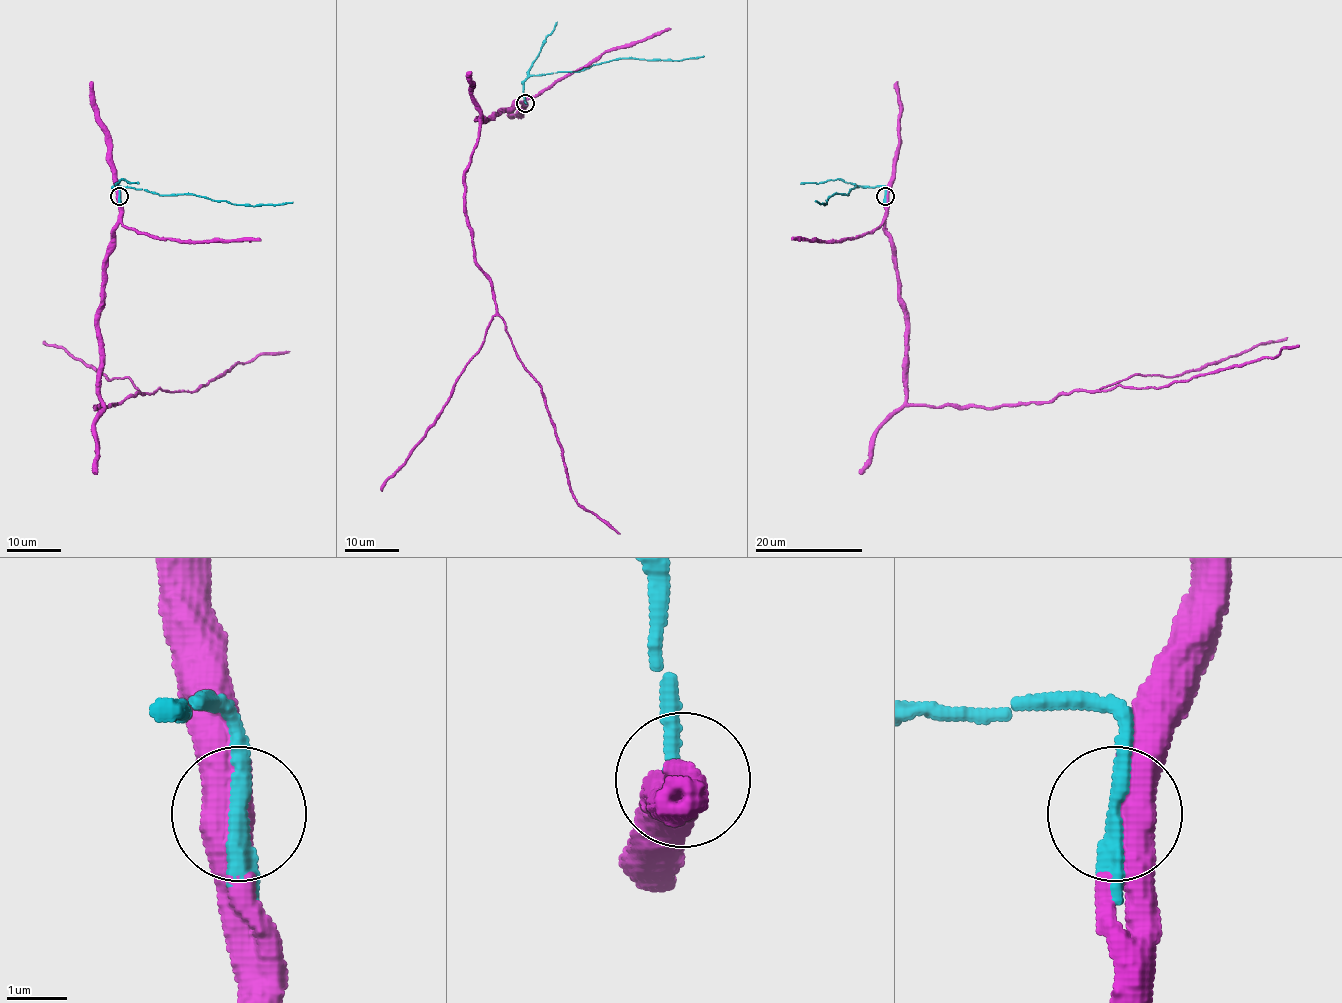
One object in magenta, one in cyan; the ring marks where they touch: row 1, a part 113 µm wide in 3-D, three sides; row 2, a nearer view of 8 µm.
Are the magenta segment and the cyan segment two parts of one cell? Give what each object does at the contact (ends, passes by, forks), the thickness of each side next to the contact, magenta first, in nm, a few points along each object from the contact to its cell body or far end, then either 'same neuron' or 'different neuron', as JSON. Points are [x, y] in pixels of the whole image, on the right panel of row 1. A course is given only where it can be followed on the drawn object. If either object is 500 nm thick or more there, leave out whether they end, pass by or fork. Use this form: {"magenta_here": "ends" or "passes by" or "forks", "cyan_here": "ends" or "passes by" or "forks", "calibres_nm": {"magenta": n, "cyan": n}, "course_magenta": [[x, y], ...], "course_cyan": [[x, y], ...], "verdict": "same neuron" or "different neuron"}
{"calibres_nm": {"magenta": 550, "cyan": 260}, "course_magenta": [[885, 196], [905, 317], [909, 404], [999, 408], [1048, 403], [1074, 390], [1161, 387], [1298, 344]], "course_cyan": [[885, 196], [884, 186], [864, 186], [850, 189], [849, 194], [835, 193], [823, 205], [815, 201]], "verdict": "same neuron"}

